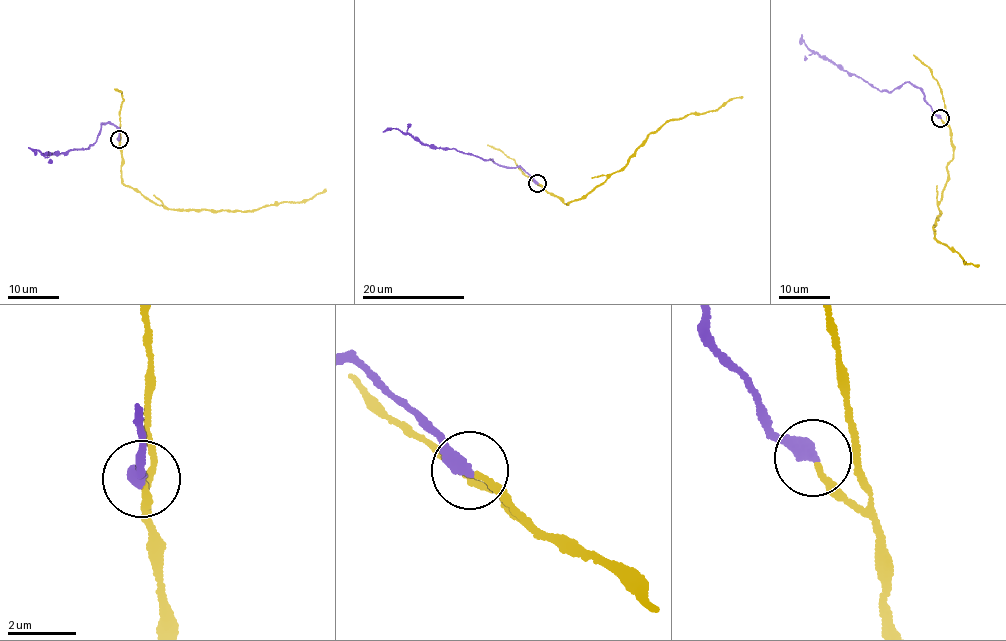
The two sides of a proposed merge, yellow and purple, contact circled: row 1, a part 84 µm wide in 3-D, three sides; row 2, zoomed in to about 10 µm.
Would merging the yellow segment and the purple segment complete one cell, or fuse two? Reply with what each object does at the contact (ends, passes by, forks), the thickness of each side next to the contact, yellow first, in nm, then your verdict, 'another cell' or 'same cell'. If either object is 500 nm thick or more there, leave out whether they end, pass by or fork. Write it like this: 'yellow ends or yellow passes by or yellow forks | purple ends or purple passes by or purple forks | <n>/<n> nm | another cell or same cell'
yellow ends | purple ends | 180/440 nm | same cell

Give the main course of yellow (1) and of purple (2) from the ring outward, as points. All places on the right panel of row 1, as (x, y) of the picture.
1: (940, 119), (949, 127), (953, 151), (932, 228), (936, 239), (966, 263), (978, 264)
2: (940, 117), (920, 88), (906, 82), (890, 91), (880, 91), (806, 46), (800, 40), (802, 34)

